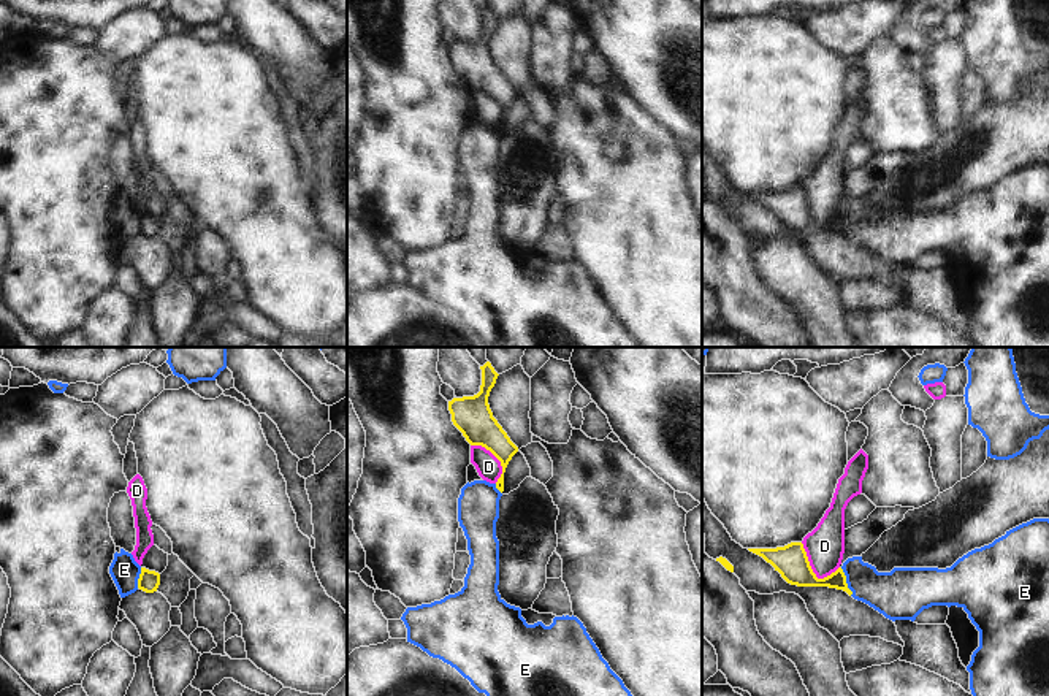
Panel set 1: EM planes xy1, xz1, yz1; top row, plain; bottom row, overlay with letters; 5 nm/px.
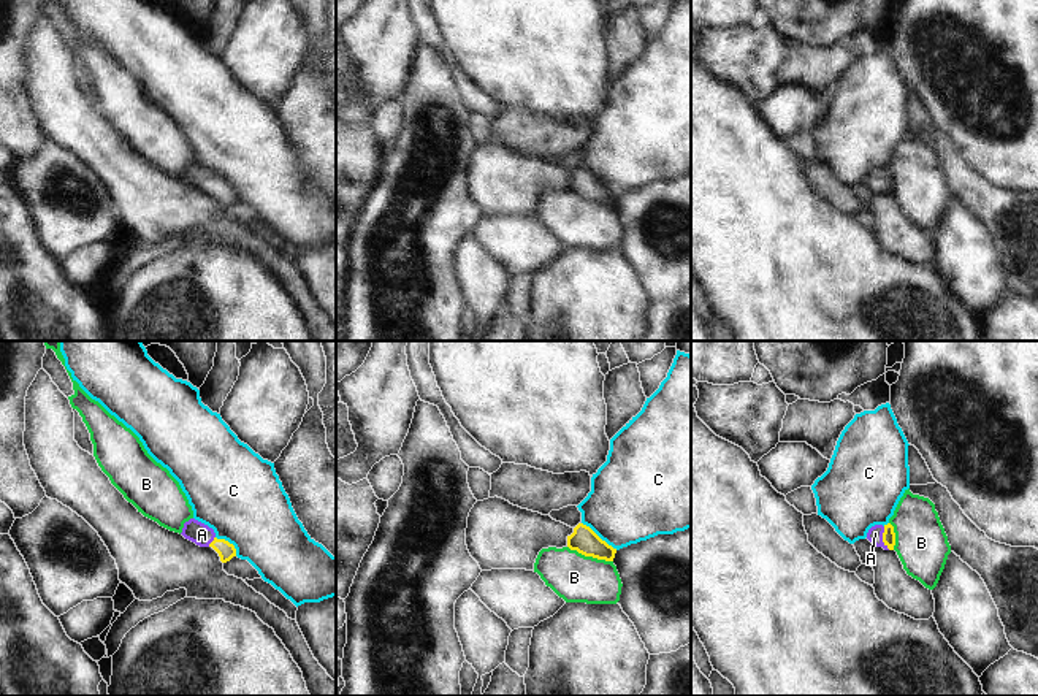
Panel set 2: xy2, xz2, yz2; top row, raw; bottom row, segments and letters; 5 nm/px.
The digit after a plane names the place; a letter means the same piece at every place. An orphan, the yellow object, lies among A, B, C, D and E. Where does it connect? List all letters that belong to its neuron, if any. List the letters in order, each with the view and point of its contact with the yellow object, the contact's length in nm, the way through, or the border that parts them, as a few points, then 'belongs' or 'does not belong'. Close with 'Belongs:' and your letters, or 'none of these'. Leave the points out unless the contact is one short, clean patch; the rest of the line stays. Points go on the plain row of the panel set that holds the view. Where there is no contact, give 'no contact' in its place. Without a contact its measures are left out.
A: meets yellow in yz2 at (883, 183); contact 120 nm long; runs through yz2 (888, 181), (883, 183), (875, 178); belongs
B: meets yellow in xz2 at (590, 200); contact 240 nm long; does not belong
C: meets yellow in xz2 at (598, 181); contact 240 nm long; border along xz2 (582, 167), (617, 194); does not belong
D: meets yellow in yz1 at (812, 216); contact 240 nm long; border along yz1 (801, 187), (808, 210), (818, 222), (826, 222), (839, 213); does not belong
E: meets yellow in yz1 at (845, 227); contact 160 nm long; border along yz1 (840, 213), (851, 240); does not belong
Belongs: A

